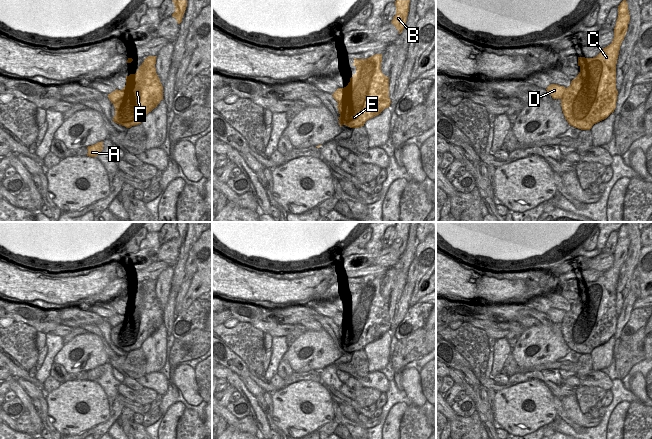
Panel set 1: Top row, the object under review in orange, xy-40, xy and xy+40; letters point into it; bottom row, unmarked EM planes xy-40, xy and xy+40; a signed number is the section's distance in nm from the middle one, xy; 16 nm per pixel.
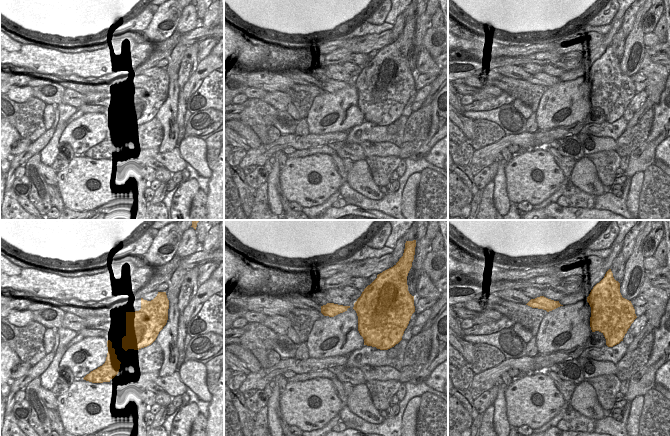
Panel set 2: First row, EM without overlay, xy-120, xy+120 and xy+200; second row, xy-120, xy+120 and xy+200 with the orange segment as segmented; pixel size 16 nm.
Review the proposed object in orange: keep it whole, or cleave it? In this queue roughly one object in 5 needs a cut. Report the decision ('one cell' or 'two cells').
two cells

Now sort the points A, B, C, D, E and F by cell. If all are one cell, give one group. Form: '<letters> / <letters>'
A B C E F / D

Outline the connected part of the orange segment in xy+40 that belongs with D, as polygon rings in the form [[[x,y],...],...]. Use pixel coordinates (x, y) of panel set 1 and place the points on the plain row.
[[[551,308],[547,311],[546,314],[553,323],[562,323],[566,312],[557,308]]]

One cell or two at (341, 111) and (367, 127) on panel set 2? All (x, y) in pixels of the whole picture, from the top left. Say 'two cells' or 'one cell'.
two cells

